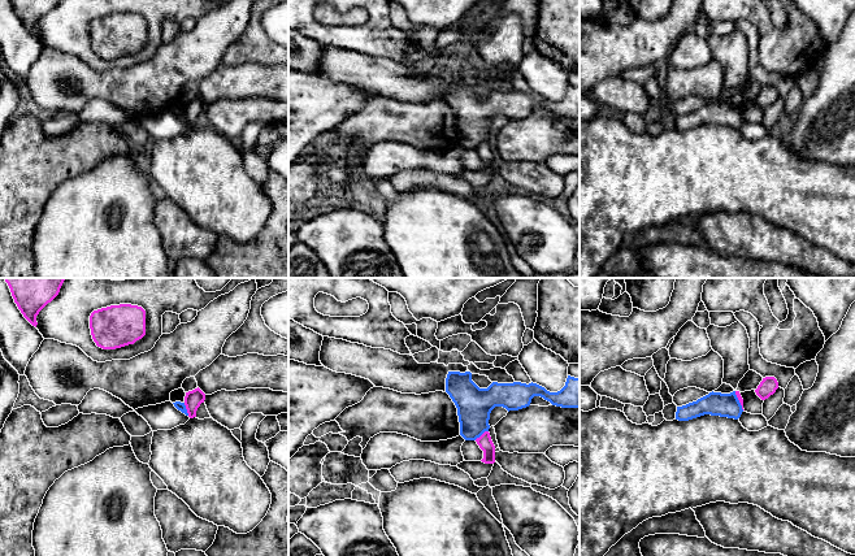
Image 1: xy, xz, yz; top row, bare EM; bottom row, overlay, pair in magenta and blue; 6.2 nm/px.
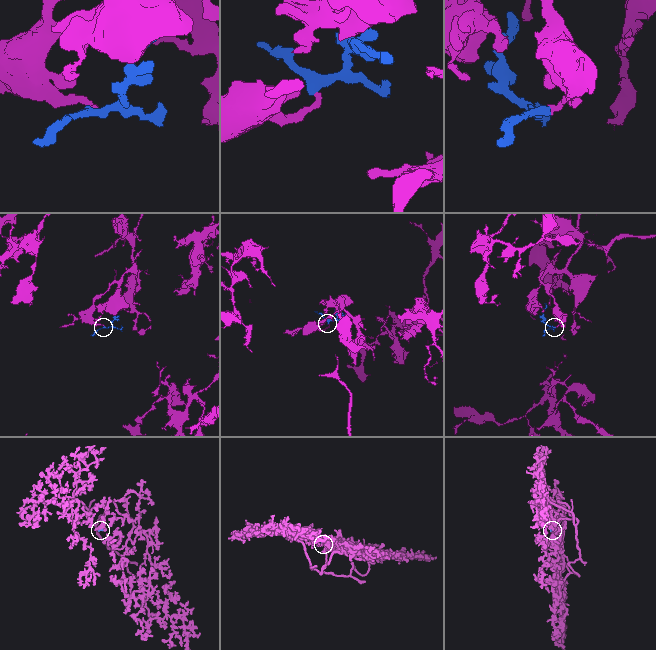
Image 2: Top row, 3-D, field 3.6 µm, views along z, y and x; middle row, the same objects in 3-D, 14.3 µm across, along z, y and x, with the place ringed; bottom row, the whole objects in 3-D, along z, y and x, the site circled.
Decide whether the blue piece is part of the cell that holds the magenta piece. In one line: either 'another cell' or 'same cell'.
another cell

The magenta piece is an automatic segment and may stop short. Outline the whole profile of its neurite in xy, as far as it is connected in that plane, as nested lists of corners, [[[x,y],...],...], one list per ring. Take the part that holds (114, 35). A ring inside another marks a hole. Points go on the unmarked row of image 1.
[[[131,13],[110,14],[90,25],[94,51],[103,58],[116,58],[146,44],[146,19]]]

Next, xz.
[[[485,140],[479,147],[476,148],[479,157],[483,160],[483,168],[481,169],[485,173],[495,171],[495,155],[491,149],[490,142]]]

